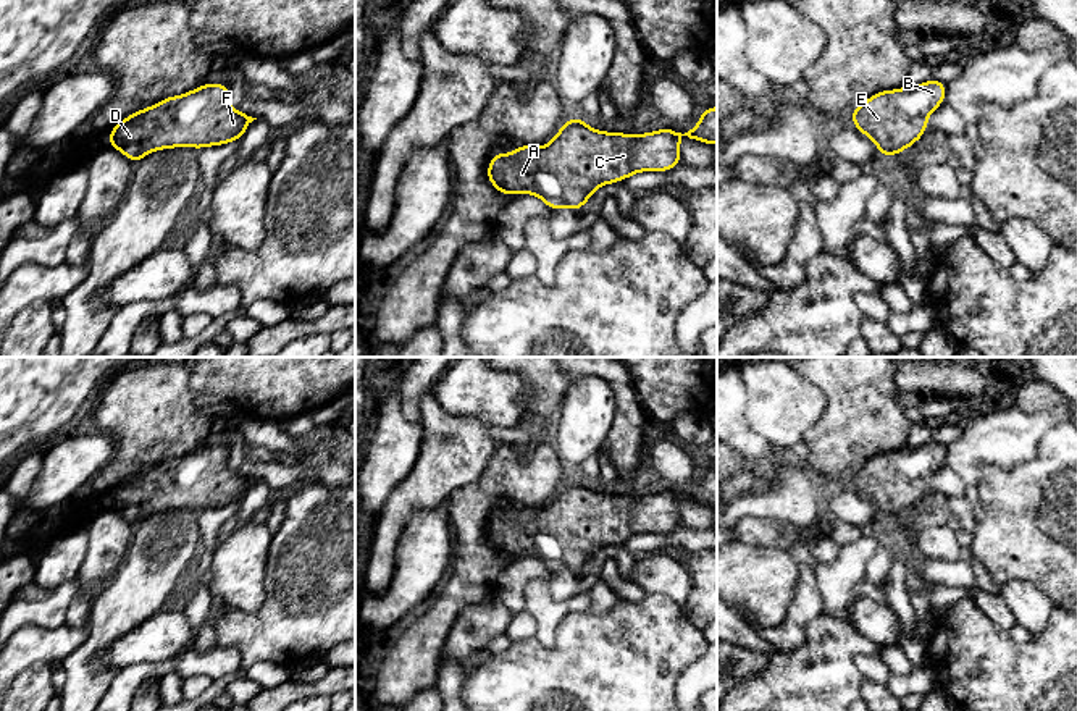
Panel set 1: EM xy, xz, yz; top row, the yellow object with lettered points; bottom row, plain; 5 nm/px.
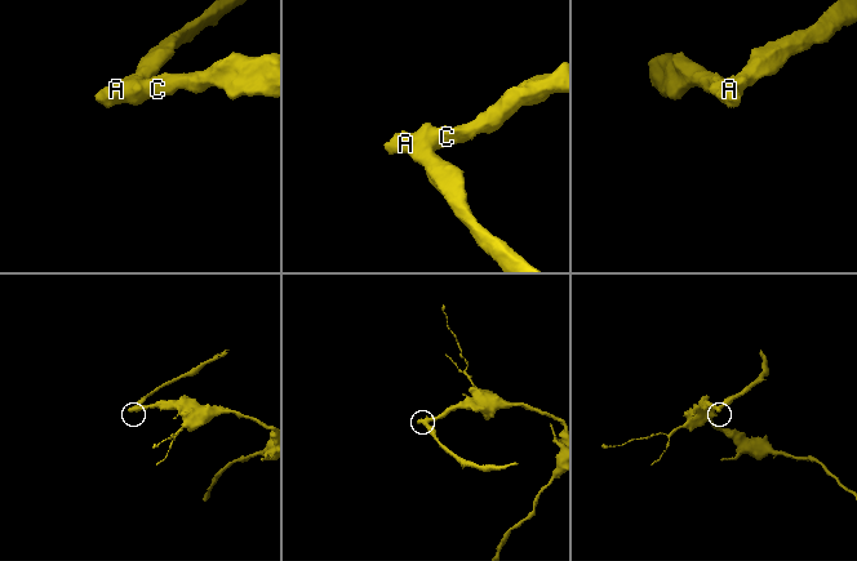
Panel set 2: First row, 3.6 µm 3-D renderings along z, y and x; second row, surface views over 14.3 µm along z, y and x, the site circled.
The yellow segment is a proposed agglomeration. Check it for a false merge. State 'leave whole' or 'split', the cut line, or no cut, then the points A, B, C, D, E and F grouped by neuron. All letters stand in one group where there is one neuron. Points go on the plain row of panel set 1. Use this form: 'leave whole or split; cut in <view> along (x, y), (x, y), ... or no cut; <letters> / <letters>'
leave whole; no cut; A B C D E F

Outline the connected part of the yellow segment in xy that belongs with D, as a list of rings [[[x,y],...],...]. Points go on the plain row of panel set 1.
[[[213,444],[129,477],[110,493],[108,501],[136,527],[161,511],[203,511],[239,503],[254,482],[233,472],[229,451]]]

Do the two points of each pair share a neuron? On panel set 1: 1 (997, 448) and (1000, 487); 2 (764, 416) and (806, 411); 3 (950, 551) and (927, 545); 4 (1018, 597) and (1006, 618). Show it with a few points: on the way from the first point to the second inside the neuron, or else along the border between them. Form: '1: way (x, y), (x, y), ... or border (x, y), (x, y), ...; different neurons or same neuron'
1: border (1034, 454), (1008, 467), (984, 466), (977, 487); different neurons
2: way (774, 411), (796, 411); same neuron
3: way (945, 546), (932, 545); same neuron
4: border (1000, 592), (1016, 622); different neurons

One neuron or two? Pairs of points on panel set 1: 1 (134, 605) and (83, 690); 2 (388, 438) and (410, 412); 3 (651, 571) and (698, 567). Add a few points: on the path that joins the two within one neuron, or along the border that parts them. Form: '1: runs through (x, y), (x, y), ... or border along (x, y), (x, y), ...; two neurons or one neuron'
1: runs through (113, 626), (83, 658), (79, 664), (83, 669); one neuron
2: border along (399, 380), (401, 411), (407, 419), (417, 422); two neurons
3: border along (674, 556), (690, 576), (690, 595), (683, 606); two neurons

